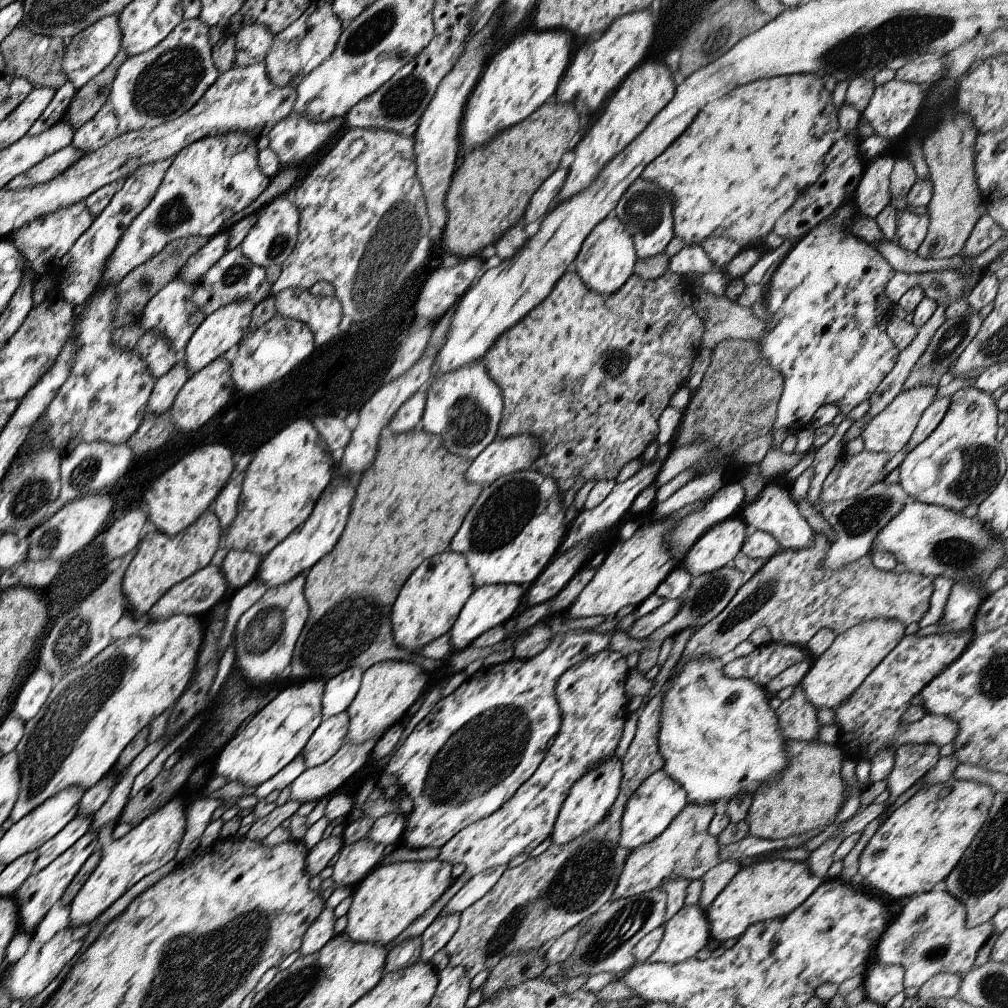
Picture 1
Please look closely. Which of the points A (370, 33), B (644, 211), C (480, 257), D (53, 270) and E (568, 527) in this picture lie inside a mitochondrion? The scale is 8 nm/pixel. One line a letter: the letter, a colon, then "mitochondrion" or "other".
A: mitochondrion
B: mitochondrion
C: other
D: other
E: other

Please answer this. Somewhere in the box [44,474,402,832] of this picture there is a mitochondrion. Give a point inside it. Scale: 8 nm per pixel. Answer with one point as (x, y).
(347, 629)

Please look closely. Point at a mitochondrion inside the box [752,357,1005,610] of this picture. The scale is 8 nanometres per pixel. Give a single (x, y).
(968, 472)

